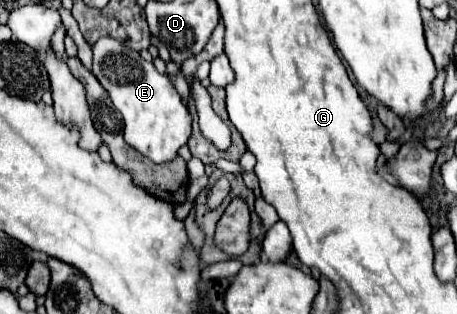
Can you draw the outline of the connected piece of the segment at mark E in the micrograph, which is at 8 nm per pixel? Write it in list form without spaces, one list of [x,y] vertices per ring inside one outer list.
[[[109,35],[93,45],[93,75],[107,89],[115,109],[125,121],[125,141],[153,163],[165,163],[177,157],[179,147],[191,137],[191,115],[175,91],[171,79],[161,75],[153,63],[129,49],[121,39]]]

